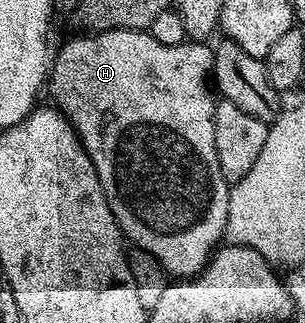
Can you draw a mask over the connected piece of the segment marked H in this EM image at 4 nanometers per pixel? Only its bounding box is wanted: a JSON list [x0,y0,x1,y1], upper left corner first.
[50,31,230,279]

